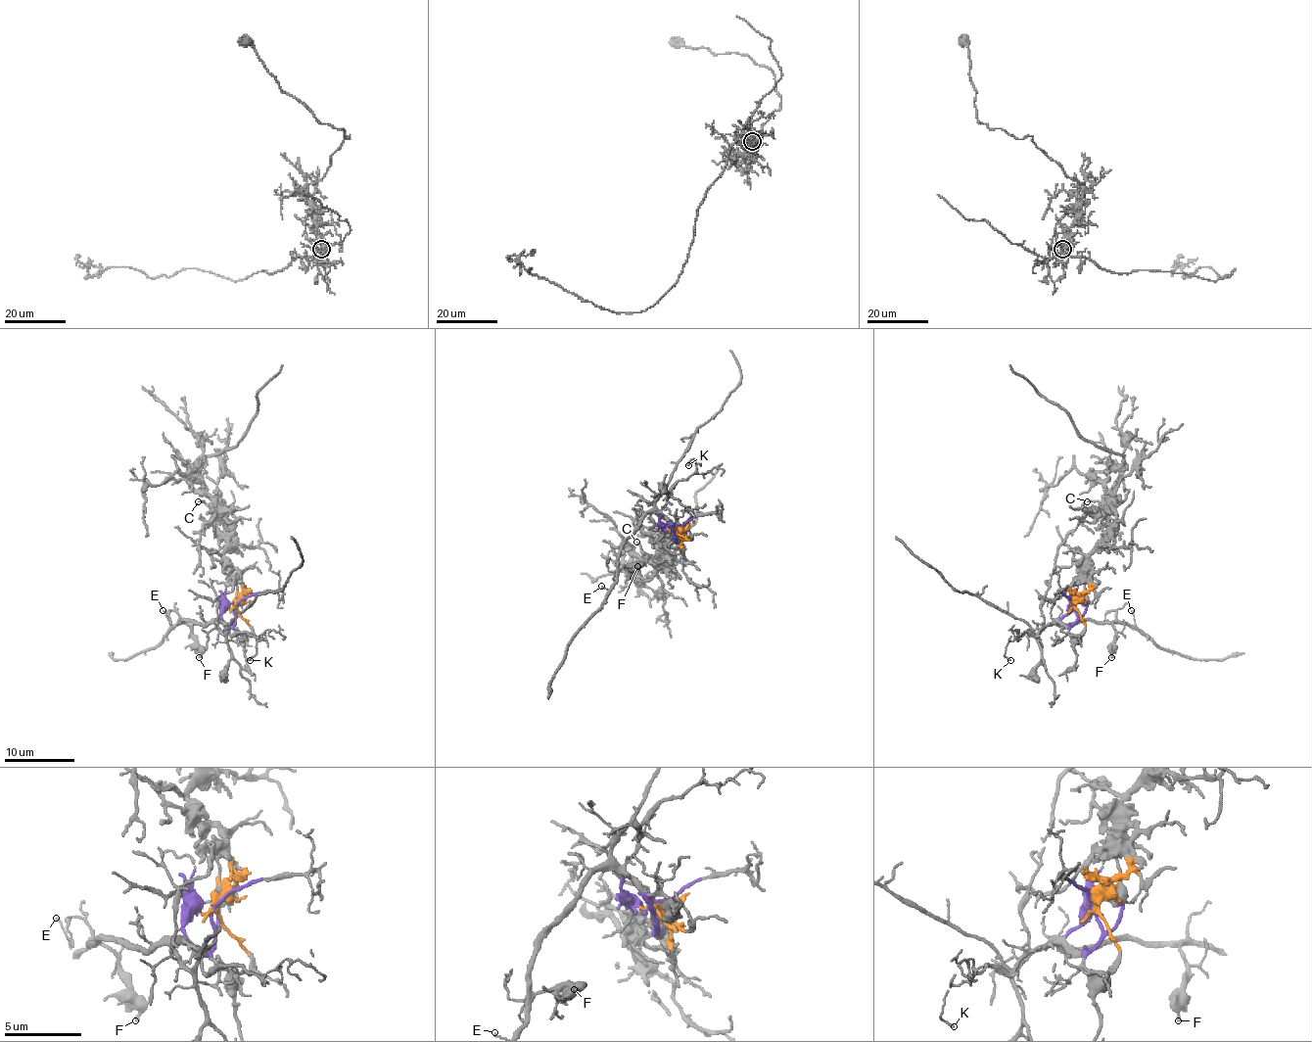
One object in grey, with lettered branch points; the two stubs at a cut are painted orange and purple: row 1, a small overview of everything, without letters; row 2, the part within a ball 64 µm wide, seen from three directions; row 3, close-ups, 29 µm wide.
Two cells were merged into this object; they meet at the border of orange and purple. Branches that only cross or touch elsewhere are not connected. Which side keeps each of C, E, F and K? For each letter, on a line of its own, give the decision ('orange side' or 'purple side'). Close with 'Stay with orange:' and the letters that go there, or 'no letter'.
C: orange side
E: purple side
F: purple side
K: purple side
Stay with orange: C

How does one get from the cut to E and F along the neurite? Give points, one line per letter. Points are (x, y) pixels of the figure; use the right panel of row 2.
E: (1074, 605), (1057, 621), (1061, 624), (1090, 621), (1126, 623), (1133, 626), (1132, 610)
F: (1074, 605), (1057, 621), (1061, 624), (1110, 621), (1115, 633), (1112, 657)

